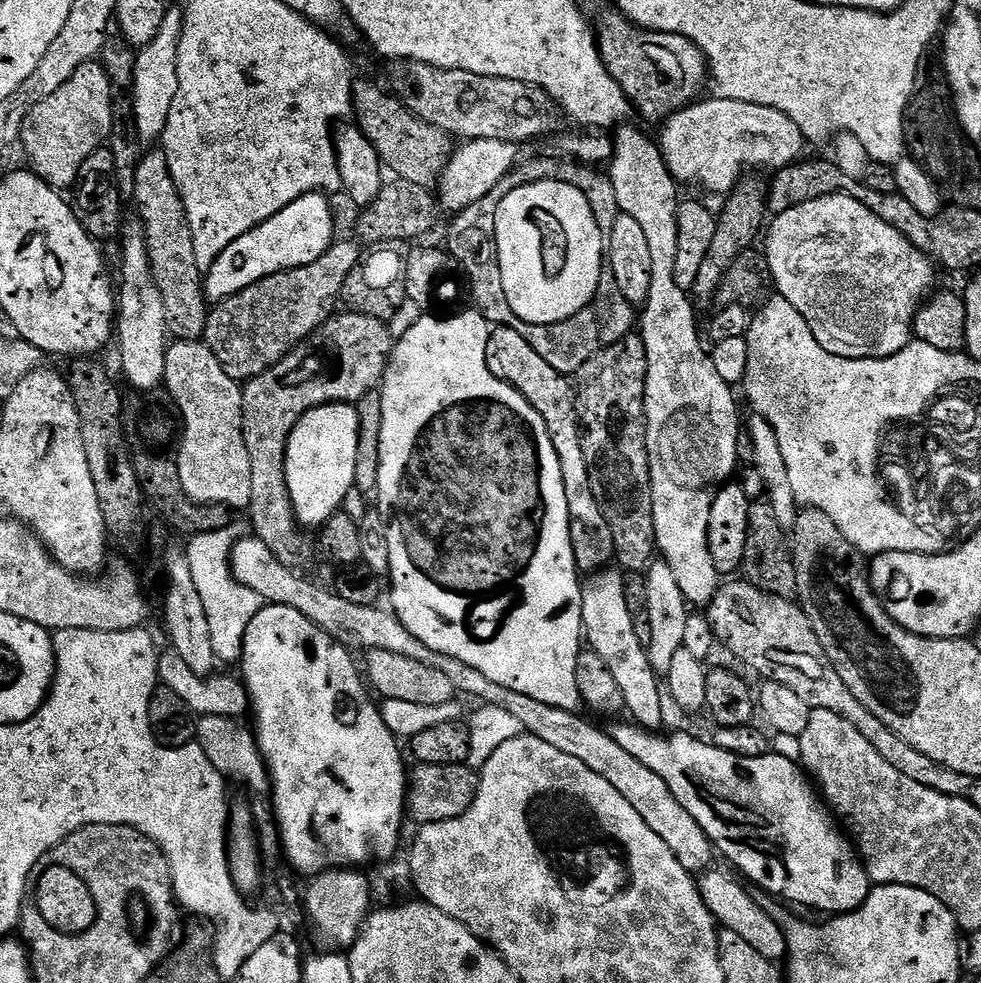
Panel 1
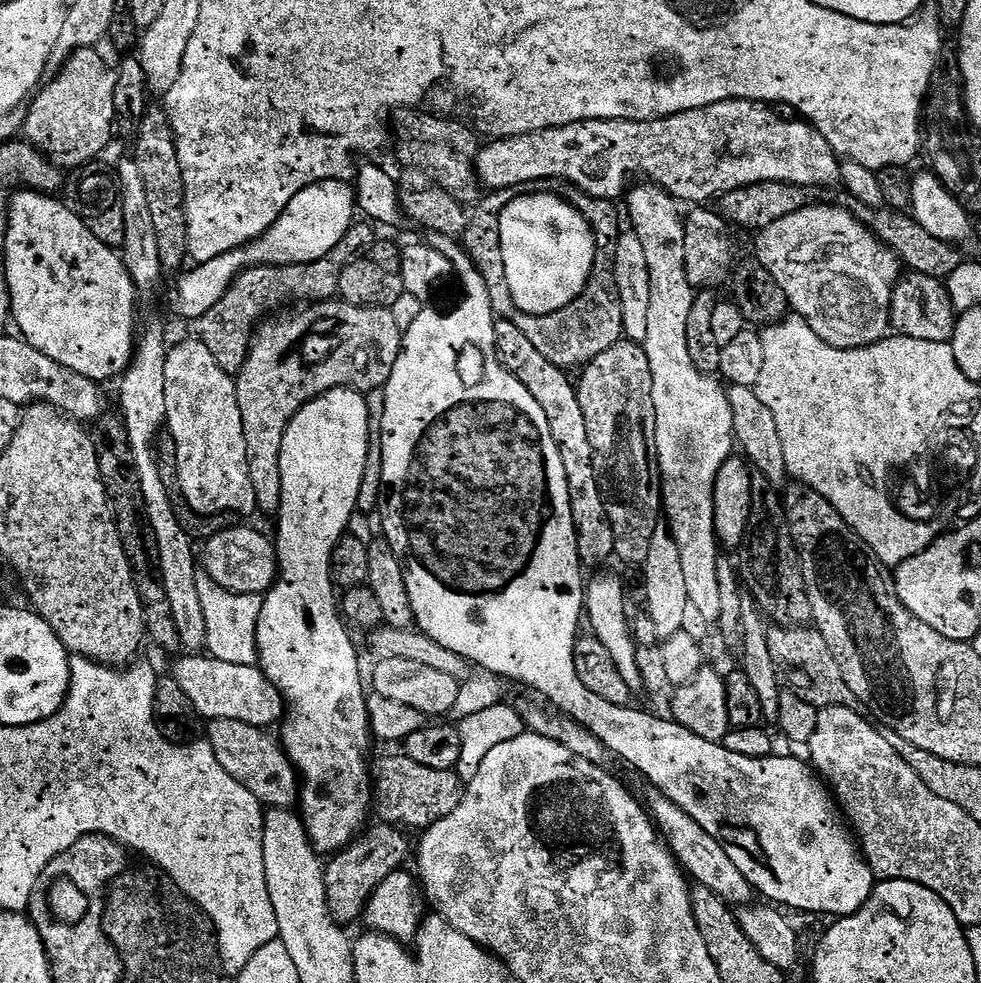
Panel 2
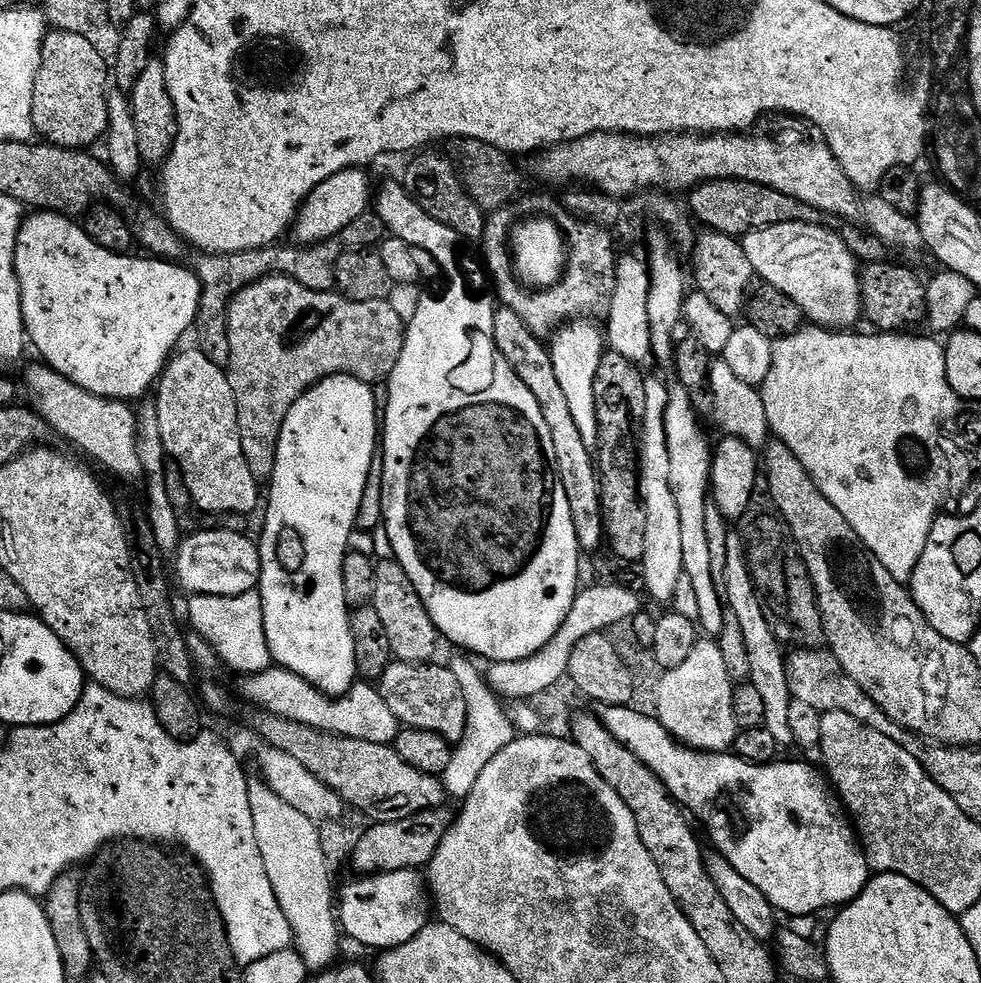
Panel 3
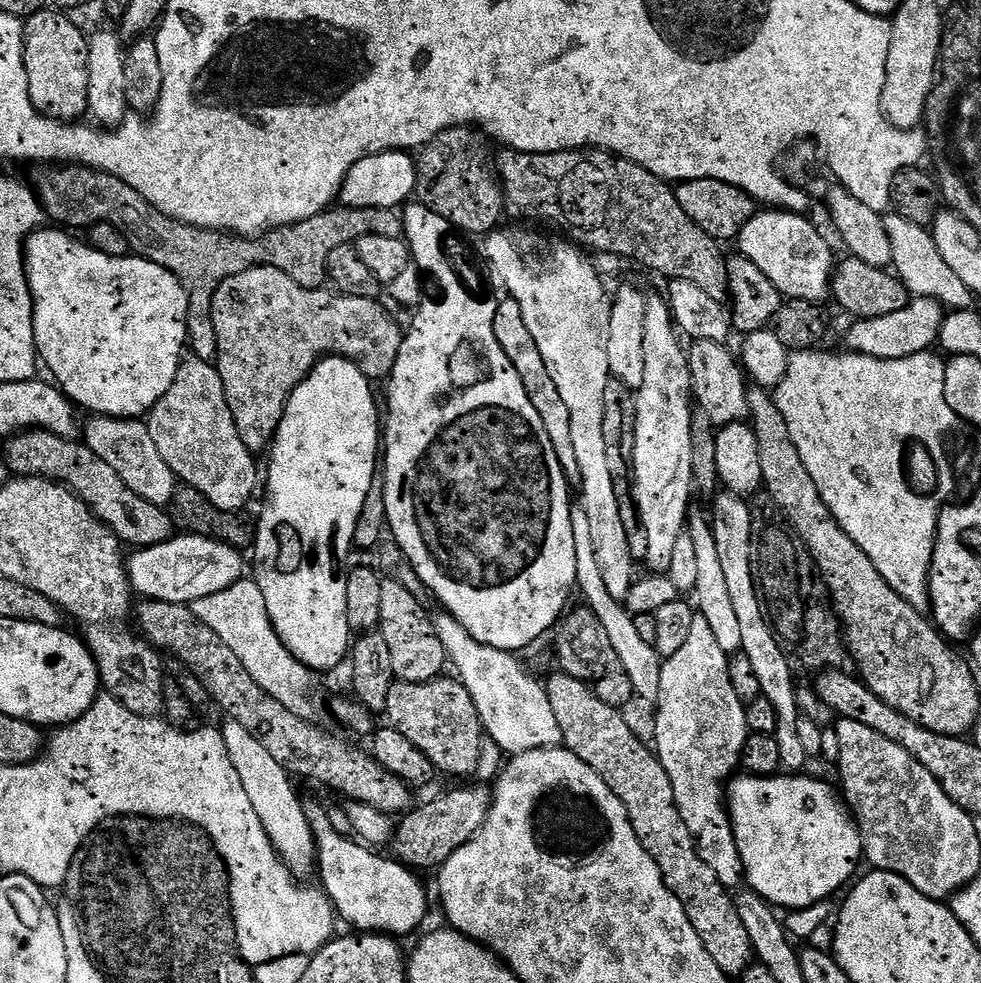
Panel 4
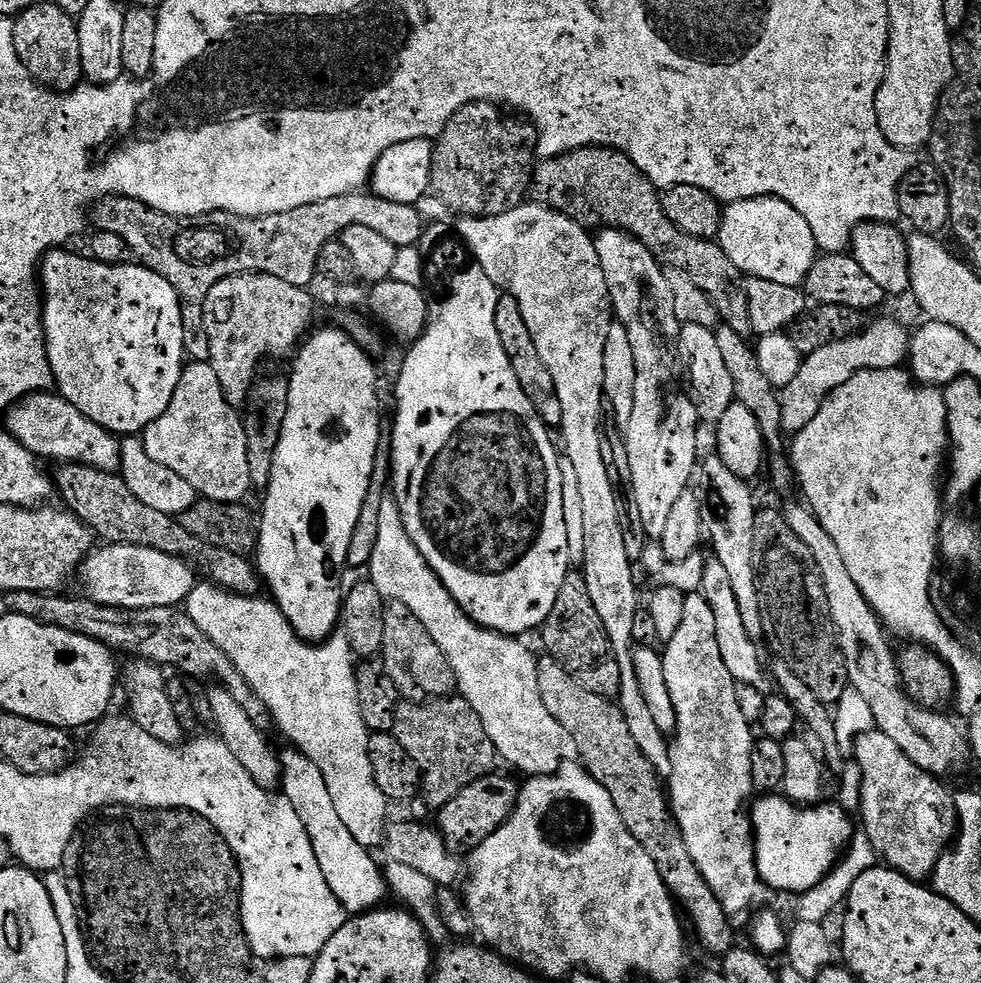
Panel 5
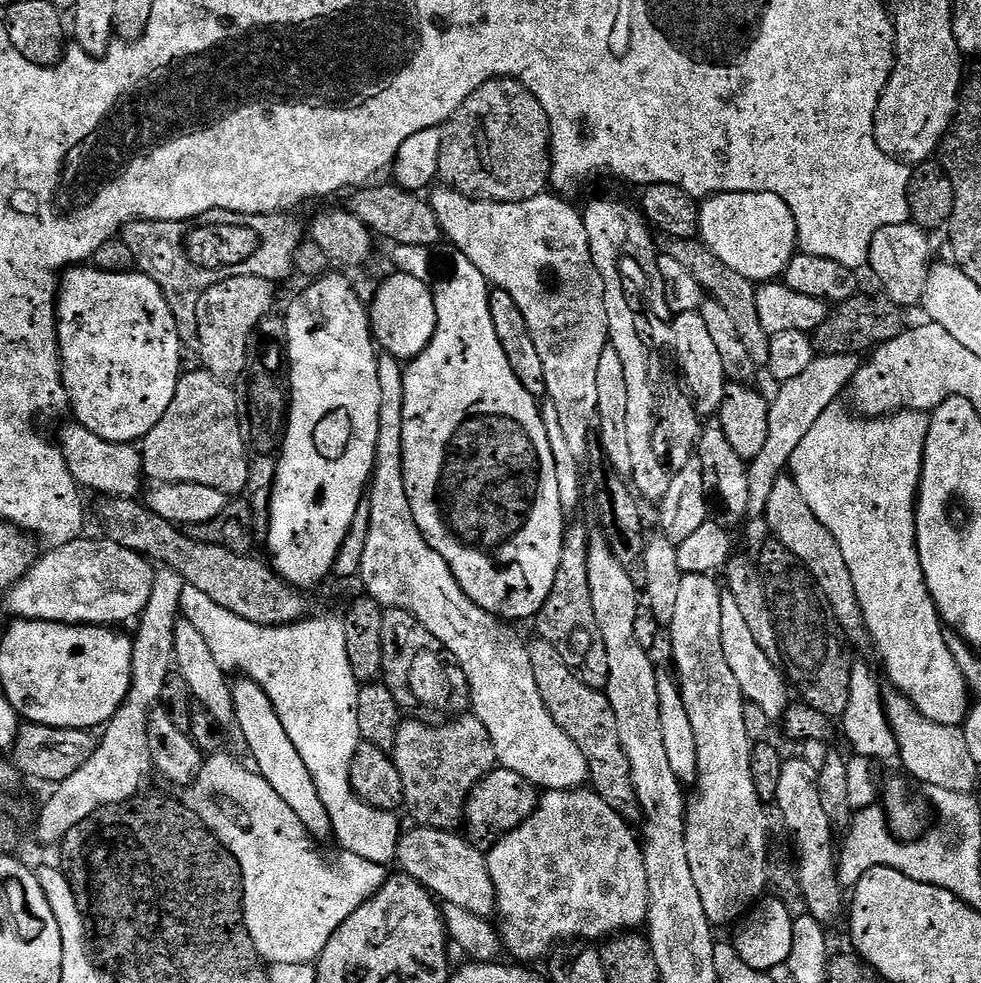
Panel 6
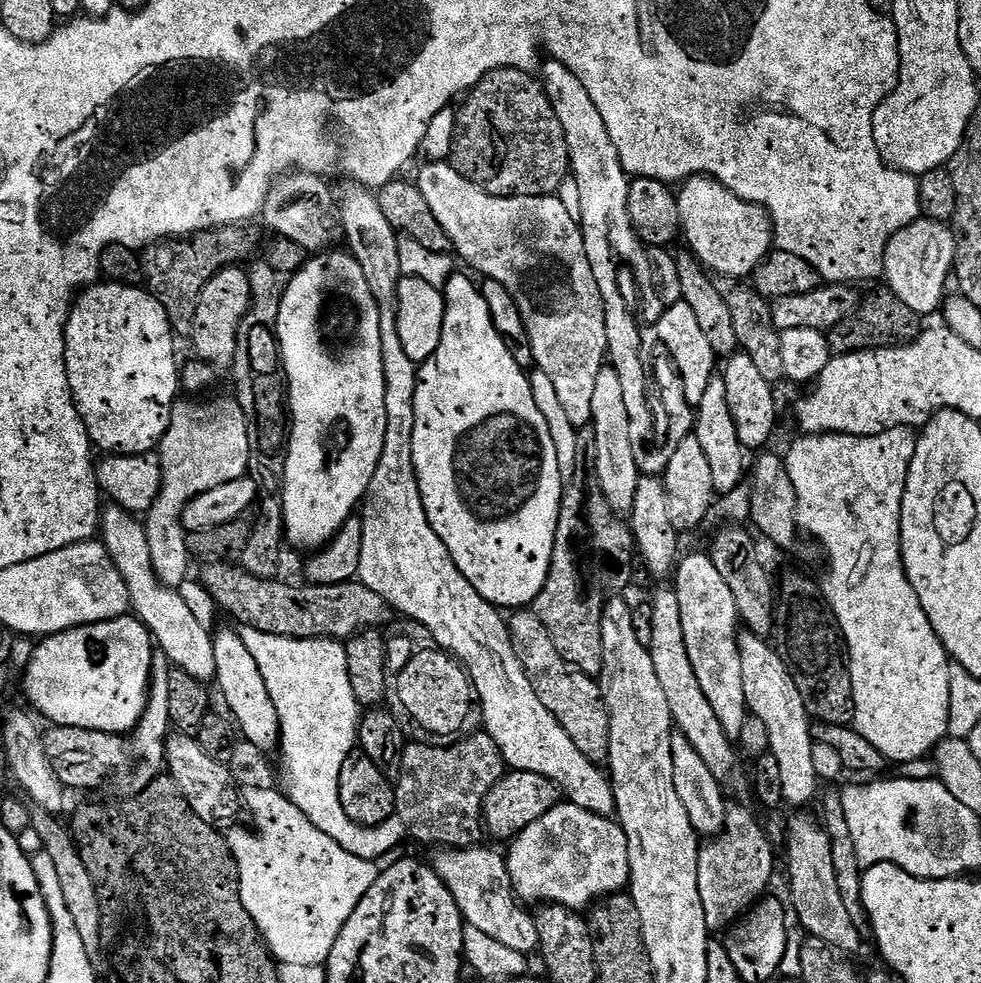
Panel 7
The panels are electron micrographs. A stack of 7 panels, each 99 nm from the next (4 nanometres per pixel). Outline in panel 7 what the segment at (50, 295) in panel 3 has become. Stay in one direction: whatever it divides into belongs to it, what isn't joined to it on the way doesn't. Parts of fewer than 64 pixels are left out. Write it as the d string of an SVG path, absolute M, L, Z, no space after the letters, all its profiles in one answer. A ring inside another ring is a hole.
M97 282L81 291L77 295L72 311L68 313L68 325L64 331L64 341L66 342L66 370L68 371L68 381L72 397L76 403L78 414L88 431L88 439L92 441L97 449L101 448L101 453L115 454L118 456L146 456L155 453L160 447L160 439L166 434L166 430L172 421L172 410L178 403L178 395L181 391L180 374L181 365L176 365L176 343L177 337L174 335L166 310L153 298L152 293L140 286L131 284L113 284L111 282Z

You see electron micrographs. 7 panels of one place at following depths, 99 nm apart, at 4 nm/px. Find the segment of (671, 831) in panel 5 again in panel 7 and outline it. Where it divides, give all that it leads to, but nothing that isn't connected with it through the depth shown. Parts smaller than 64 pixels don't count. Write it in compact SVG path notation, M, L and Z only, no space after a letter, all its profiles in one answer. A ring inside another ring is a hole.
M516 610L507 617L510 642L514 642L514 654L518 654L518 662L522 662L522 670L526 670L526 678L530 678L530 686L534 686L534 694L542 698L542 706L558 718L562 730L570 734L574 746L586 754L594 763L603 765L608 758L608 739L610 738L610 718L608 707L604 701L604 691L593 677L585 672L578 672L567 664L554 647L554 638L550 638L550 630L542 626L542 618L534 610Z

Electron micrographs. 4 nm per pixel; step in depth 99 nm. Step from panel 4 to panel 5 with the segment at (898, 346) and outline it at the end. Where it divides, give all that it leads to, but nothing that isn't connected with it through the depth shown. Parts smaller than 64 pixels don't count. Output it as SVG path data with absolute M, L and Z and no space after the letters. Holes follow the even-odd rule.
M892 319L872 321L859 333L839 339L828 346L805 355L800 363L798 375L789 386L781 389L782 426L785 433L795 434L810 424L830 393L845 385L864 369L894 369L901 367L911 353L911 333L905 326Z

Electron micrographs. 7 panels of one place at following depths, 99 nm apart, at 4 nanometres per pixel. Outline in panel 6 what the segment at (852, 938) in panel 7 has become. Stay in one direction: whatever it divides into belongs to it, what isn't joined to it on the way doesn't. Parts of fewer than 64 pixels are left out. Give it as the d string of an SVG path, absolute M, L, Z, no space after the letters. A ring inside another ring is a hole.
M803 758L785 759L774 804L780 807L780 816L796 847L796 860L800 863L796 876L800 879L800 892L808 907L805 908L807 915L813 916L823 926L830 926L843 912L845 915L846 892L840 887L838 852L835 847L832 849L834 829L822 806L818 774L810 762Z

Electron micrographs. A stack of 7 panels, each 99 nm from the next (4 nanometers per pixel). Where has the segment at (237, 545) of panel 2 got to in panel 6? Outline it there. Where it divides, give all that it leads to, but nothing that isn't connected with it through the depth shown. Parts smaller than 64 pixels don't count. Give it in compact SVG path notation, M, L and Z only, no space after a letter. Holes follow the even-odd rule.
M81 538L69 544L57 545L54 549L48 551L50 553L46 556L41 555L37 559L30 571L28 571L12 589L9 589L7 593L6 599L8 599L8 604L14 612L12 614L15 617L25 620L54 621L56 623L71 624L73 626L120 626L116 624L124 624L127 620L132 619L132 621L135 621L137 617L143 613L144 607L147 606L152 597L152 587L154 586L154 578L156 577L153 565L149 563L145 557L139 556L137 552L126 550L107 538L99 538L100 540L88 539L89 538Z

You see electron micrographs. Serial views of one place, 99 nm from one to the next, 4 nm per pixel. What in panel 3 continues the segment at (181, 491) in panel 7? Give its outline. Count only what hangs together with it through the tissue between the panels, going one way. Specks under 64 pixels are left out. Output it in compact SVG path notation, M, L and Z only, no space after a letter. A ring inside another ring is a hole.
M198 350L177 351L168 361L154 392L158 414L158 430L162 433L165 453L174 459L175 467L184 475L184 484L192 495L192 503L202 512L235 512L252 514L256 503L261 503L262 488L250 474L246 458L242 454L242 442L238 430L238 406L234 406L234 390L230 390L227 371L221 365L210 362L206 354Z

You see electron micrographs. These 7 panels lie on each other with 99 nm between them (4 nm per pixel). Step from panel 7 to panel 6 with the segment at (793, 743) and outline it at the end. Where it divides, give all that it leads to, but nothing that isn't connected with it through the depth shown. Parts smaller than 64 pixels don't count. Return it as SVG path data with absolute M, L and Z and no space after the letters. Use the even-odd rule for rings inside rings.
M727 590L721 591L720 605L722 606L723 653L726 654L726 663L730 665L730 671L734 674L734 679L738 681L745 701L758 706L774 722L779 721L790 703L790 697L788 697L790 684L781 665L775 660L766 658L765 652L758 646L758 641L753 638L748 629L748 625L734 599L734 594L730 594Z

